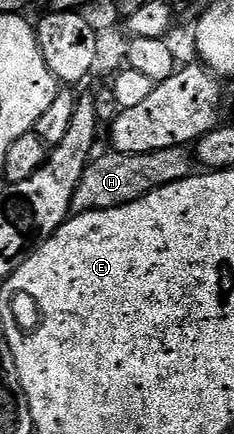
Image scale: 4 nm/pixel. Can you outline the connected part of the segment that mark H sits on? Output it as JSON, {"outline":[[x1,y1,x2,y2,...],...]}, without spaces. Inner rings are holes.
{"outline":[[185,147,159,149,142,155,124,155,110,150,103,157,93,159,86,167,73,198,73,215,82,215,88,211,102,211,112,207,122,207,142,199,147,193,163,185,183,181,194,174,195,159,188,155],[194,163,194,167,193,167]]}

